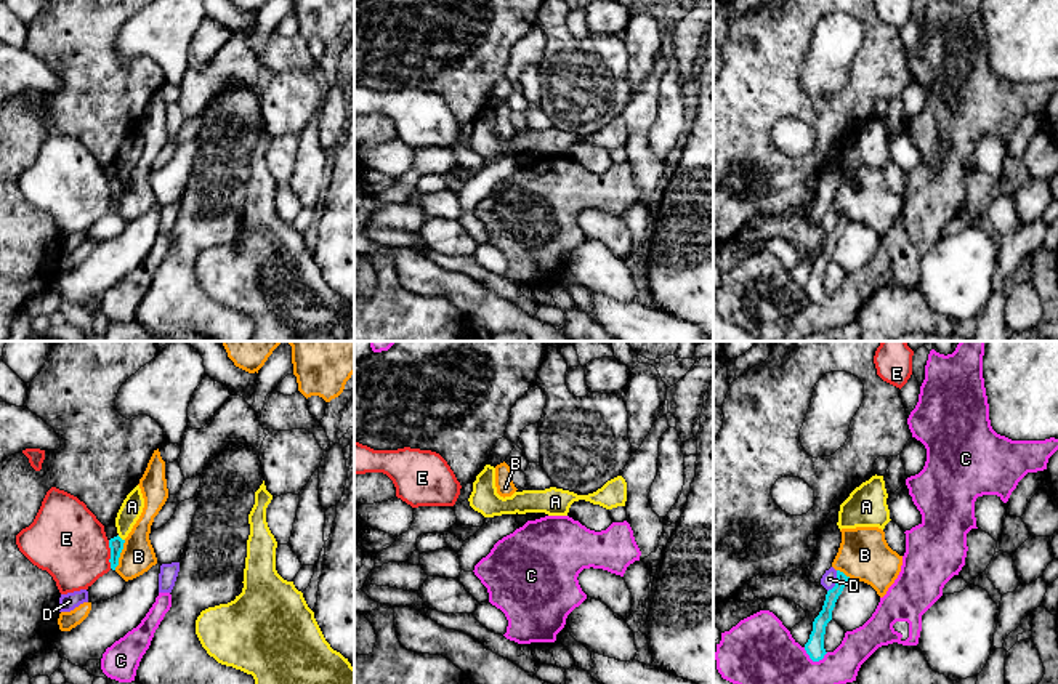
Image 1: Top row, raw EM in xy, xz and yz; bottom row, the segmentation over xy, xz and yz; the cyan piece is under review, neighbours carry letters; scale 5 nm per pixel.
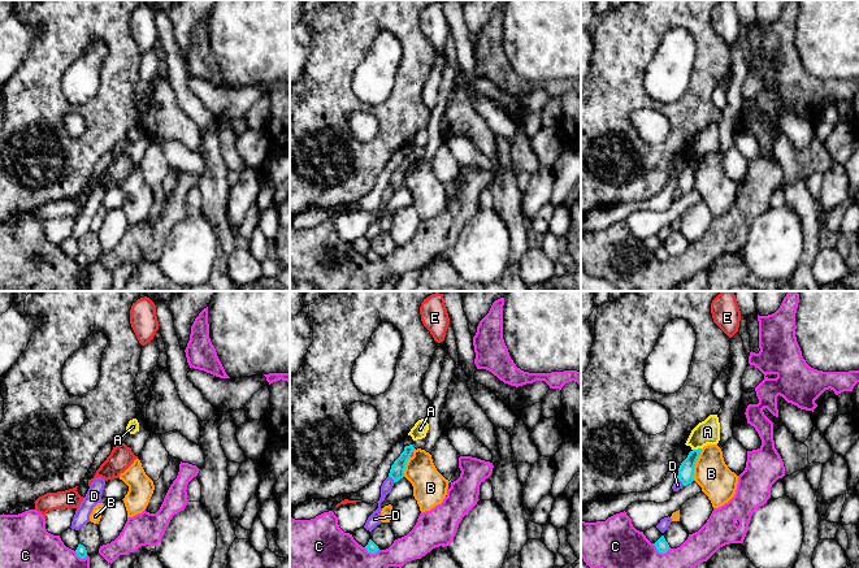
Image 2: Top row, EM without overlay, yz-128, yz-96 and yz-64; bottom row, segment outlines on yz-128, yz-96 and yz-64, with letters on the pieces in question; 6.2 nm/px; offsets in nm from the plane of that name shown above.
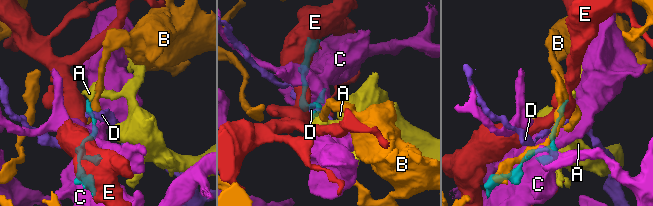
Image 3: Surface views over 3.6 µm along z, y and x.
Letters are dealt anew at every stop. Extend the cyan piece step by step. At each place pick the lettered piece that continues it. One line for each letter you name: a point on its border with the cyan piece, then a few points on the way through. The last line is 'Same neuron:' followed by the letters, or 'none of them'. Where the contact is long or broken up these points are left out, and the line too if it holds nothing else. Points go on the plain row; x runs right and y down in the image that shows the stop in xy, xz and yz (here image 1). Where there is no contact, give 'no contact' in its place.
Same neuron: none of them

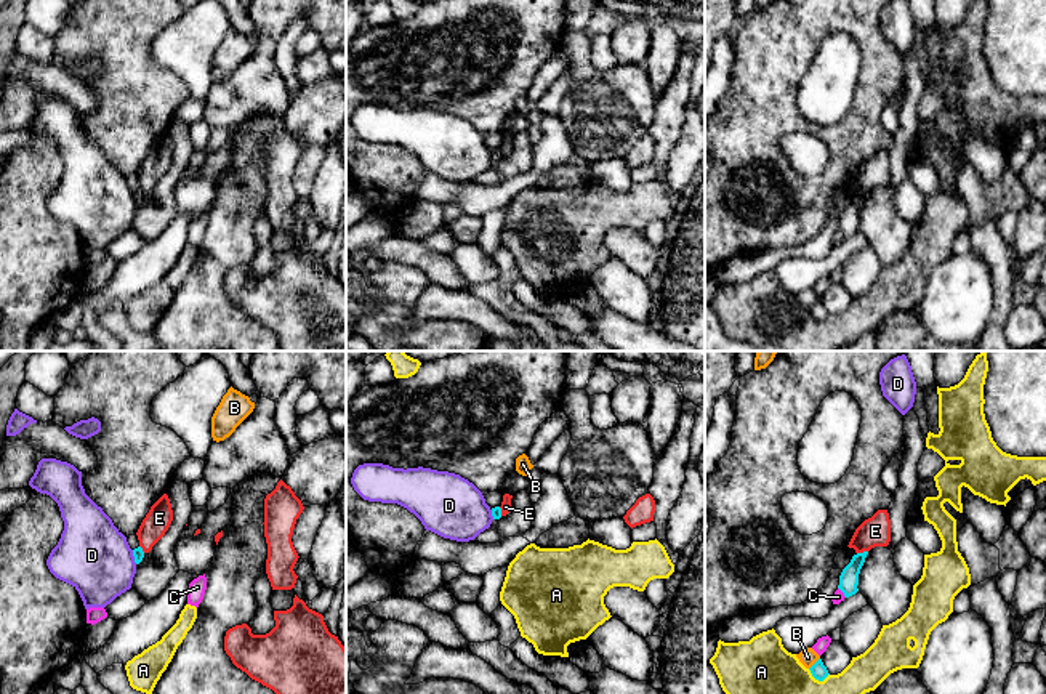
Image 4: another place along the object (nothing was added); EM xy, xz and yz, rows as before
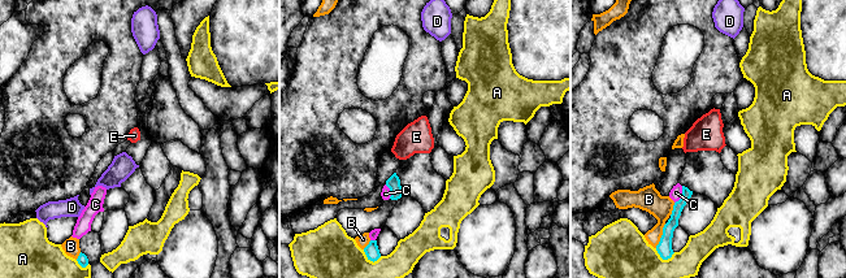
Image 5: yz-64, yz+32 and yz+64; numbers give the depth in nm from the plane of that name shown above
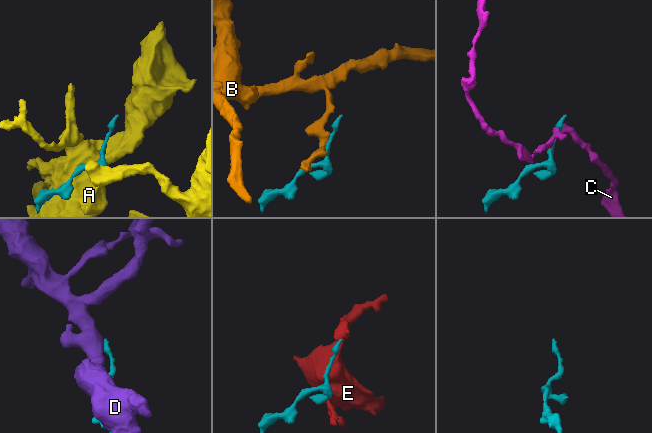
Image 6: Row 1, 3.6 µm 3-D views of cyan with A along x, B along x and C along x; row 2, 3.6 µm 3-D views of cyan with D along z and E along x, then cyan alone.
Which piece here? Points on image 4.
Same neuron: none of them

